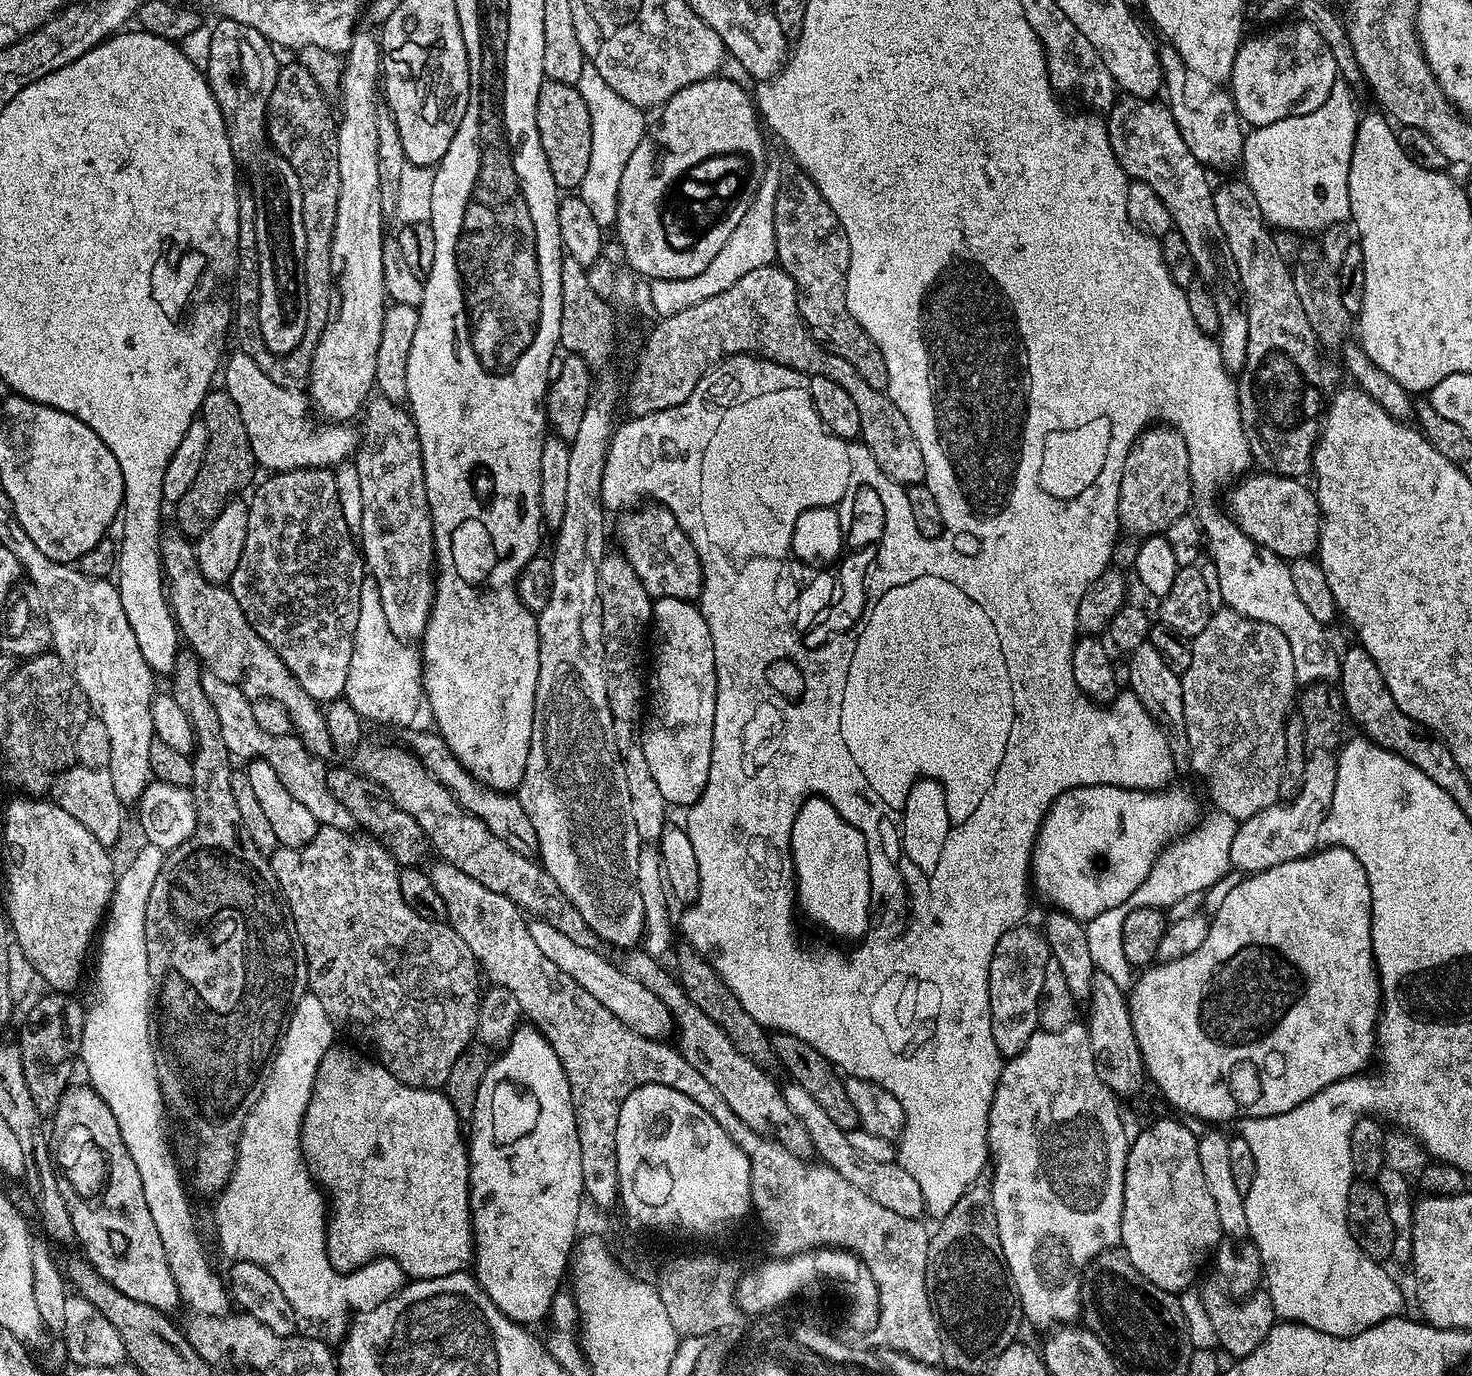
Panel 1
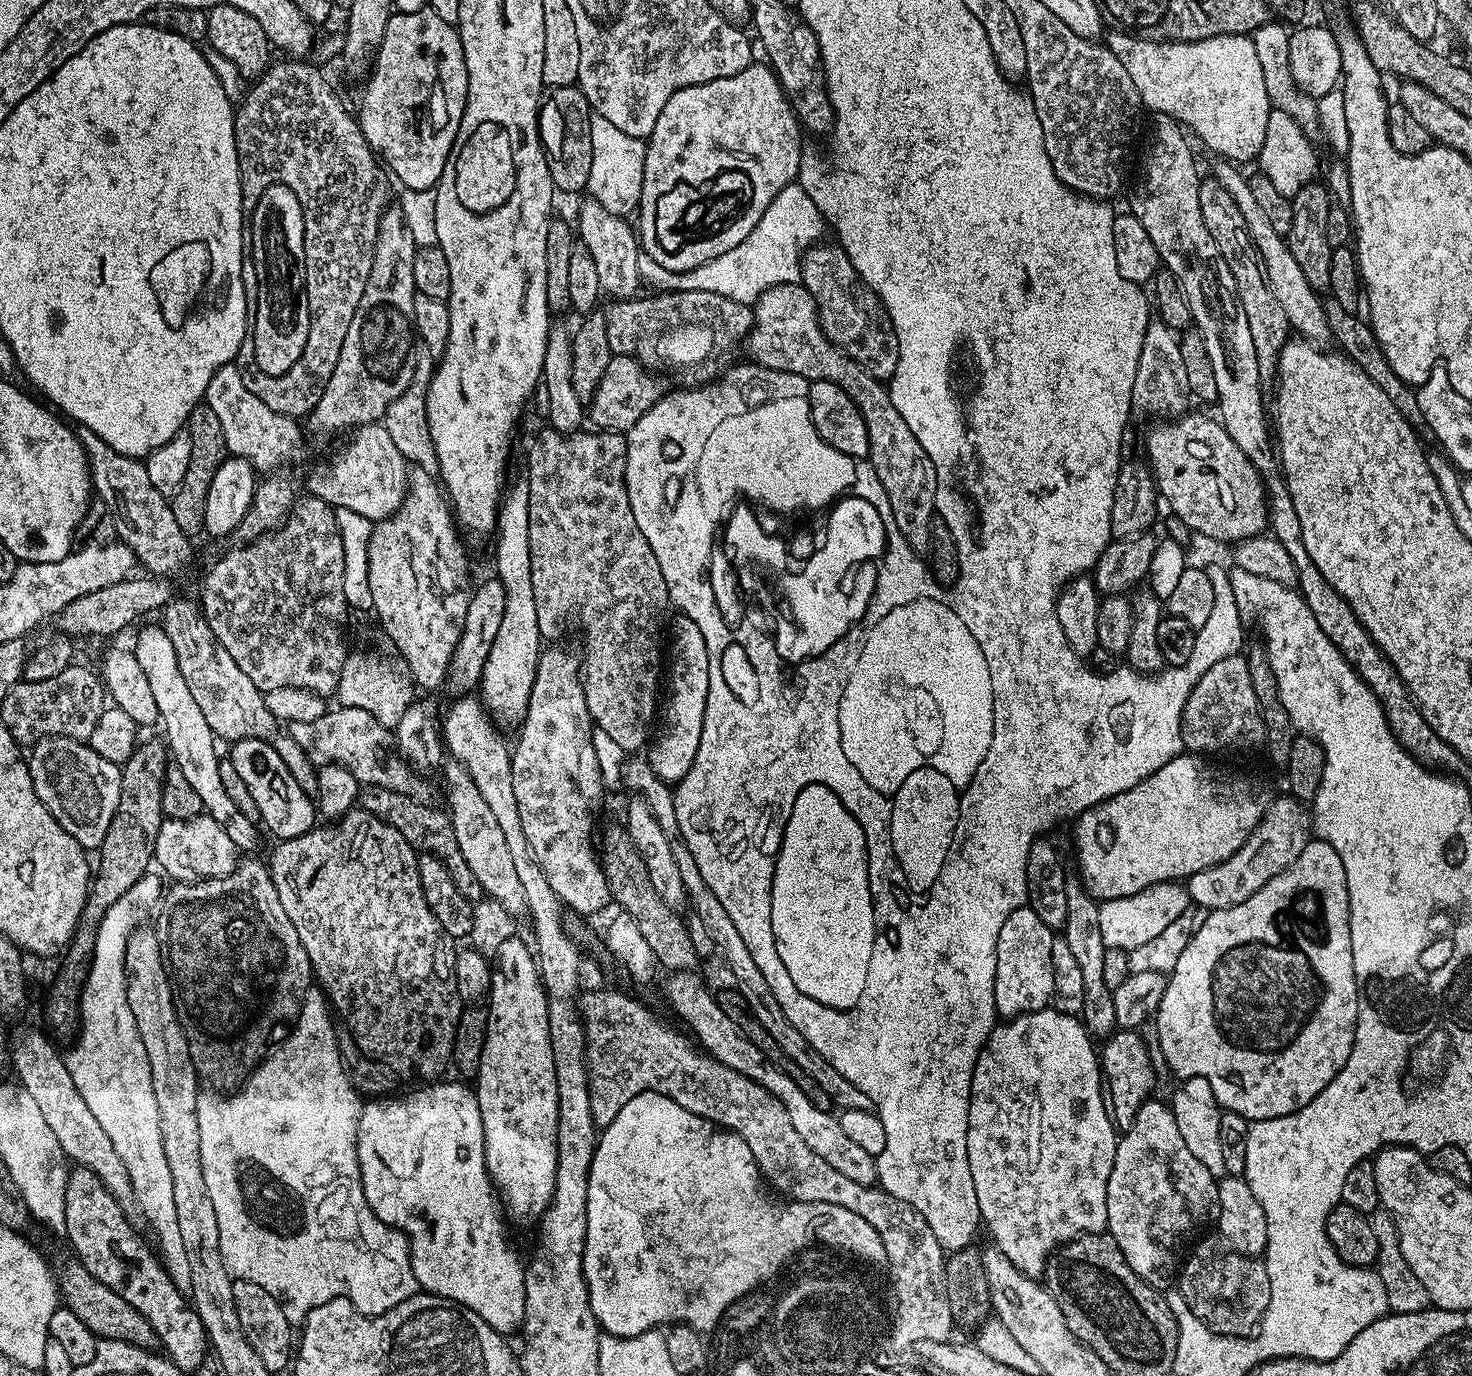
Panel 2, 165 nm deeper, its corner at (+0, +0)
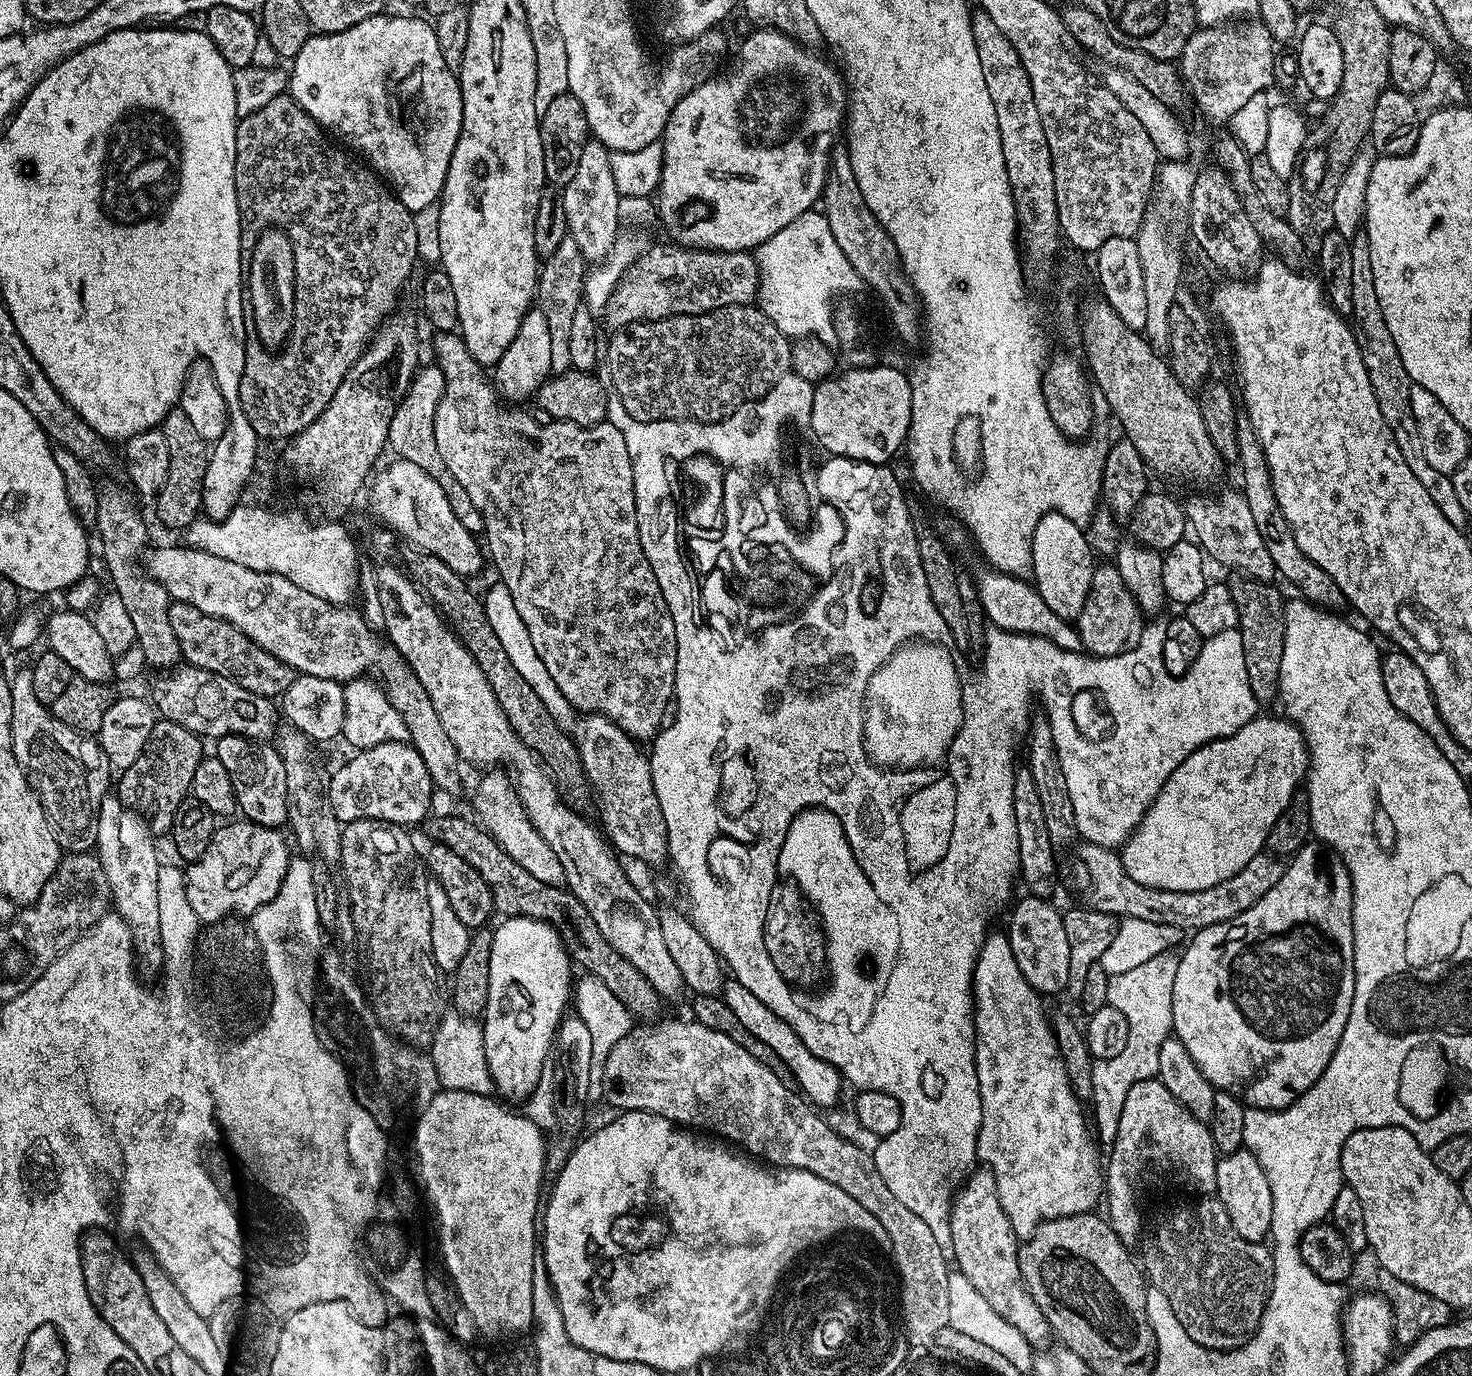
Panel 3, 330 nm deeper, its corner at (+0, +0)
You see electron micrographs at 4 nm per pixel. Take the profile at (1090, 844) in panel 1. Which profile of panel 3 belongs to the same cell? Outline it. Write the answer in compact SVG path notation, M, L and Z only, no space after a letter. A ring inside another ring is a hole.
M1258 714L1246 722L1242 730L1209 740L1170 774L1132 835L1119 849L1120 861L1134 882L1142 882L1142 886L1150 886L1154 890L1210 890L1210 886L1218 886L1218 882L1234 878L1250 858L1265 851L1274 822L1278 822L1282 810L1290 806L1294 794L1308 775L1308 744L1299 726L1277 716Z

